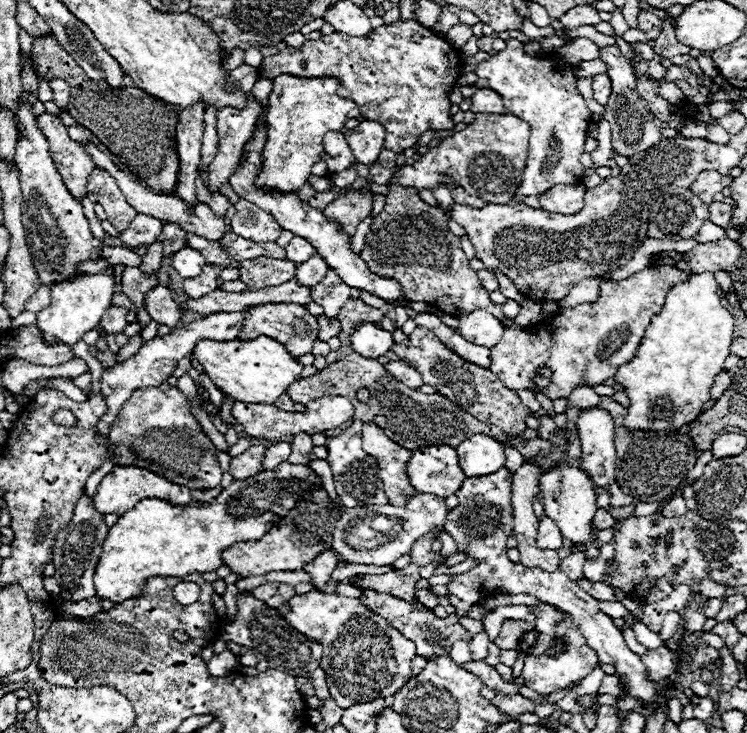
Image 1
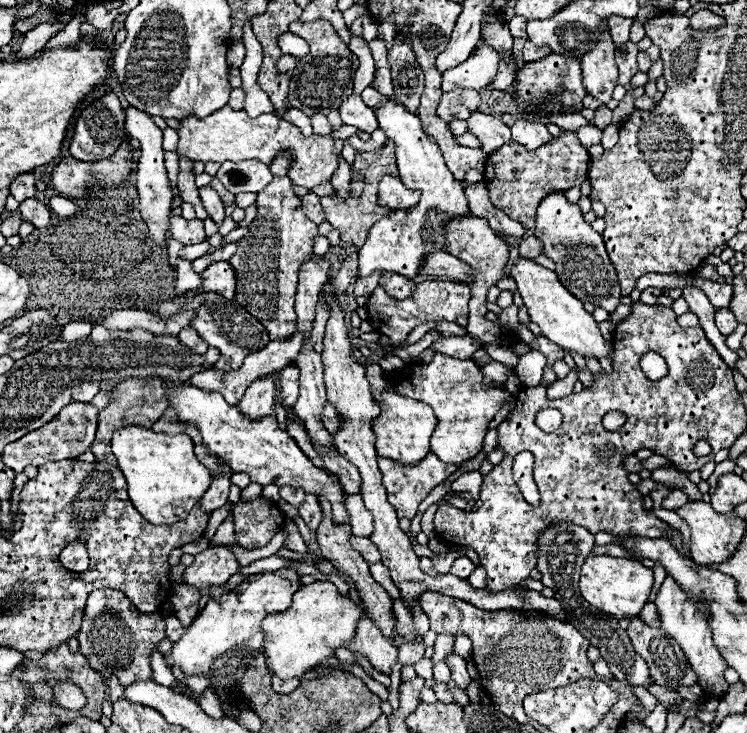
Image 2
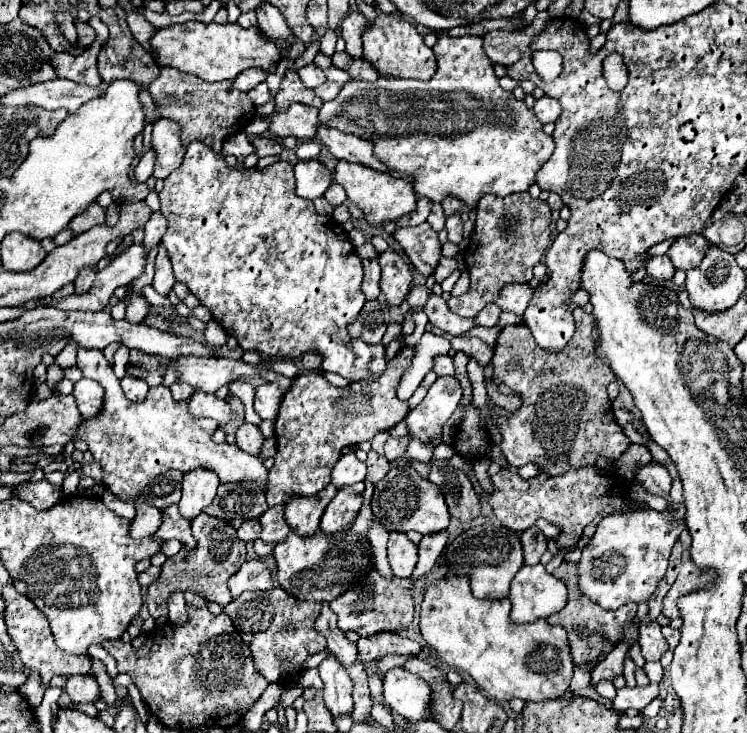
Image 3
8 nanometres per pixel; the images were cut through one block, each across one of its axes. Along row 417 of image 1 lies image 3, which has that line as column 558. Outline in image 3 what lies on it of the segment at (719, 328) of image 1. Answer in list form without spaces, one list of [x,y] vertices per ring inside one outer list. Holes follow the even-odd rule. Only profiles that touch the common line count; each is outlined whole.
[[[452,576],[452,578],[444,578],[440,582],[436,582],[434,586],[430,586],[426,590],[426,596],[424,596],[424,602],[420,606],[420,632],[426,640],[428,646],[432,646],[438,654],[438,658],[448,664],[450,668],[454,668],[456,672],[460,674],[466,674],[470,676],[476,686],[490,698],[490,700],[496,700],[496,702],[510,702],[512,698],[520,698],[524,702],[546,702],[546,700],[552,700],[552,698],[560,698],[564,694],[570,692],[570,680],[572,680],[572,670],[574,670],[574,662],[572,662],[572,656],[570,656],[570,650],[568,650],[568,634],[564,628],[560,626],[550,626],[546,620],[536,620],[536,622],[528,622],[528,624],[516,624],[510,620],[508,616],[510,612],[510,600],[504,598],[504,600],[478,600],[472,596],[472,590],[470,590],[470,582],[468,578],[464,576]]]

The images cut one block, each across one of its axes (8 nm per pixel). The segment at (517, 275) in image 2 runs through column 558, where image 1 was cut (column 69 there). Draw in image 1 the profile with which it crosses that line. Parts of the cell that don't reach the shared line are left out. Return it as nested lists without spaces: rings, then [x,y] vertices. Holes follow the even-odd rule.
[[[110,270],[102,272],[102,274],[80,274],[74,280],[66,280],[60,284],[52,284],[52,298],[50,298],[50,306],[38,312],[38,328],[46,340],[46,344],[54,344],[54,340],[62,340],[68,346],[74,346],[78,340],[82,340],[82,336],[88,330],[98,328],[104,312],[110,308],[110,300],[116,288],[116,280],[112,276]]]

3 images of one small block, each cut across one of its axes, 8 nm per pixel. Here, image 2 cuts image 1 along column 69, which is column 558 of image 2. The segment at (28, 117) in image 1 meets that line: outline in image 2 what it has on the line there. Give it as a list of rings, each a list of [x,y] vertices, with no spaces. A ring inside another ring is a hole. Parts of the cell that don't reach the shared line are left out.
[[[552,192],[540,202],[536,210],[534,236],[542,242],[544,254],[556,262],[554,272],[558,274],[560,282],[576,298],[580,298],[582,302],[592,302],[594,306],[600,306],[604,302],[604,310],[616,310],[620,300],[620,286],[616,270],[612,268],[612,262],[606,254],[602,234],[598,234],[588,222],[584,222],[578,204],[568,202],[564,192]]]

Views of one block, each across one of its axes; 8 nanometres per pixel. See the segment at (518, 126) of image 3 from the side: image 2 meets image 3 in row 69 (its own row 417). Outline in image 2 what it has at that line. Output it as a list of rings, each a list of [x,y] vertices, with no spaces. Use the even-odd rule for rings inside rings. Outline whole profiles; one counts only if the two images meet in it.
[[[434,354],[430,364],[414,364],[398,374],[388,374],[370,360],[366,360],[364,366],[374,400],[382,402],[382,390],[392,386],[396,392],[434,408],[438,424],[432,434],[432,452],[436,452],[436,456],[446,464],[460,464],[462,460],[474,458],[482,450],[482,440],[488,432],[490,420],[498,412],[498,406],[510,396],[504,388],[484,388],[482,372],[472,360],[458,360],[444,354]]]

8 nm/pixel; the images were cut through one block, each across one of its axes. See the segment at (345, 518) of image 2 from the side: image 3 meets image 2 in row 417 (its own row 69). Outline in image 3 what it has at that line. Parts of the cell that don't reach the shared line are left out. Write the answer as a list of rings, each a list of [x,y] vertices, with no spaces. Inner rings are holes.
[[[188,20],[184,24],[158,28],[150,38],[150,46],[158,66],[172,66],[206,82],[236,78],[242,70],[252,66],[274,72],[276,62],[280,60],[280,48],[270,38],[260,34],[256,28],[246,30],[240,24],[202,24],[198,20]]]

